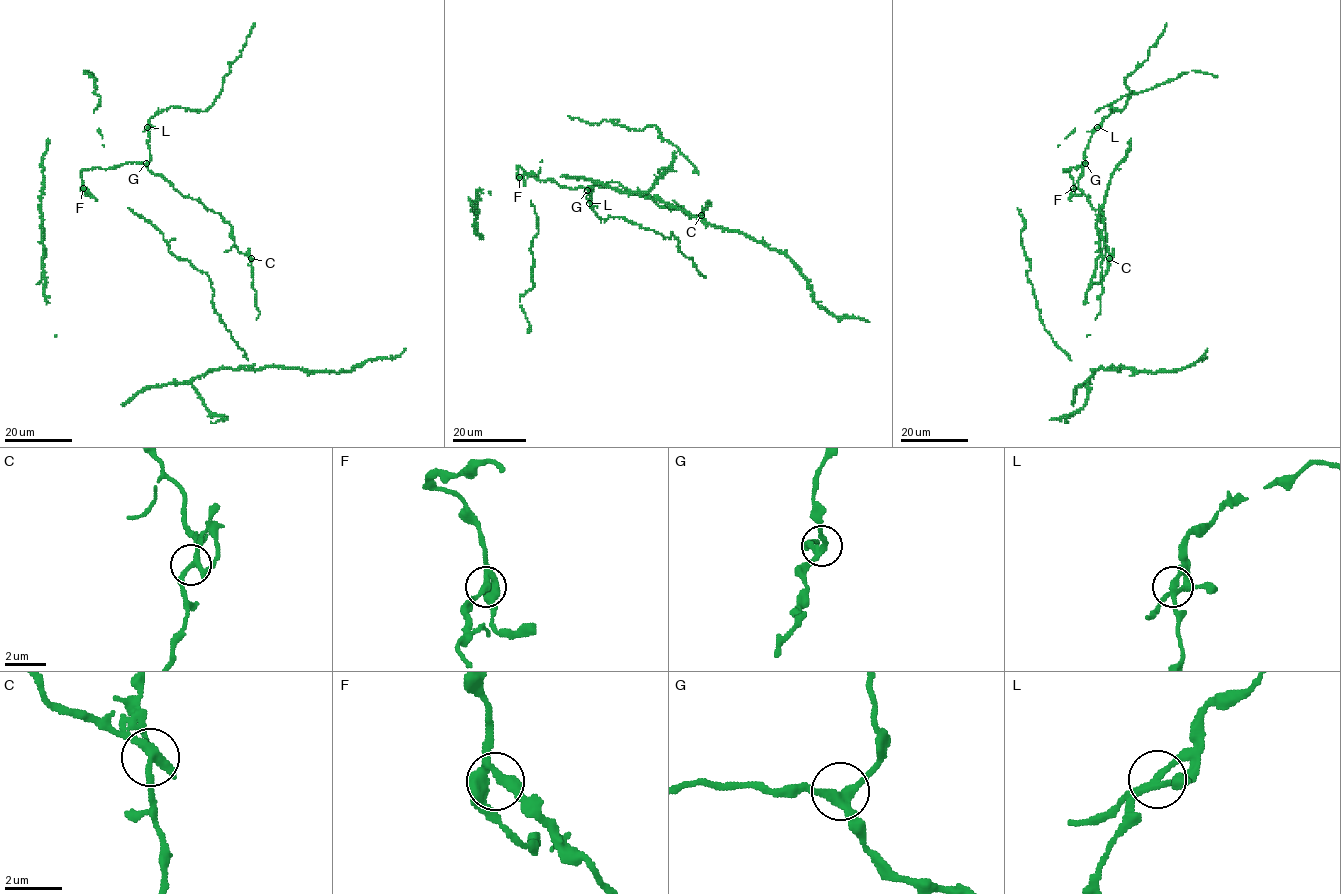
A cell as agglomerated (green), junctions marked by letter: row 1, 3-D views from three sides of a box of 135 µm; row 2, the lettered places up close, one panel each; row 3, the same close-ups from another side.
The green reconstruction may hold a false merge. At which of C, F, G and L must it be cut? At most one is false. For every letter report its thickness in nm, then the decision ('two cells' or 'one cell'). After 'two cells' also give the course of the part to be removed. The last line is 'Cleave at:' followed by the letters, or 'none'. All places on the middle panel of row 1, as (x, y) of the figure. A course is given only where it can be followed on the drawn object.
C: calibre 260 nm; two cells; course (701, 215), (703, 207), (711, 205), (708, 200)
F: calibre 280 nm; one cell
G: calibre 260 nm; one cell
L: calibre 220 nm; one cell
Cleave at: C

